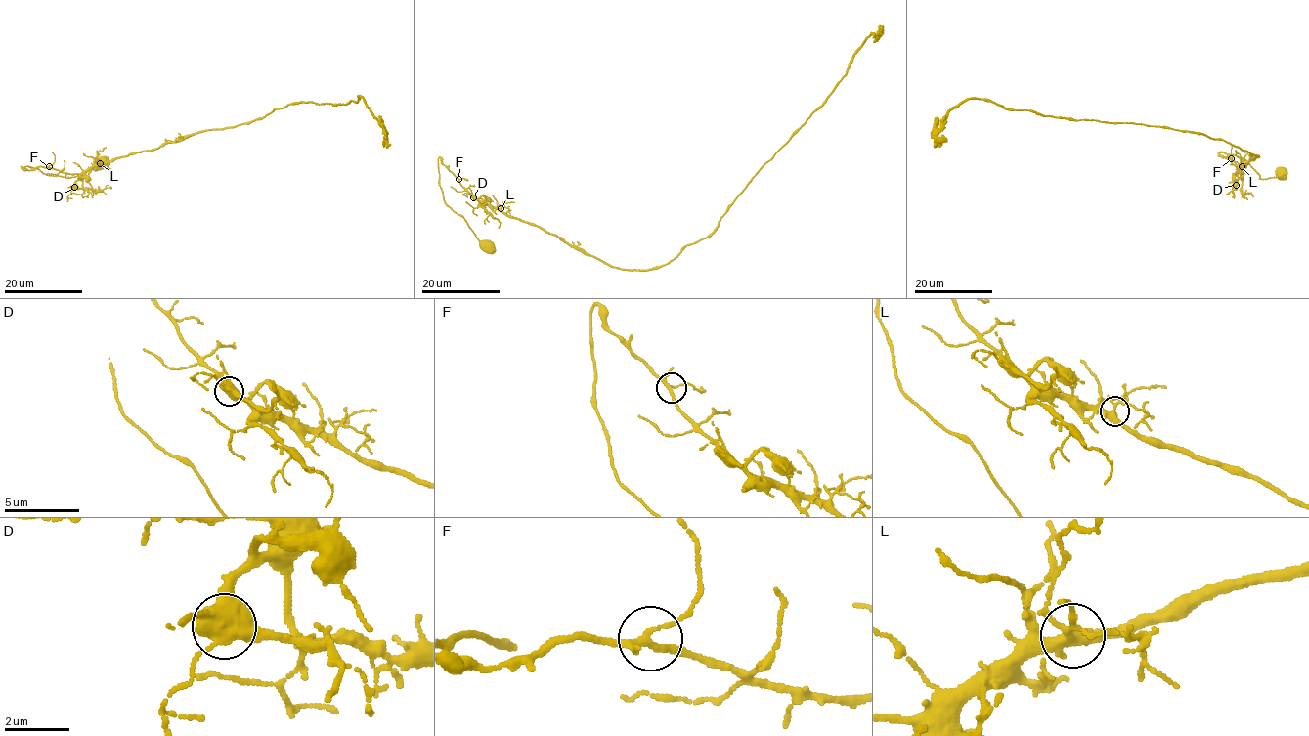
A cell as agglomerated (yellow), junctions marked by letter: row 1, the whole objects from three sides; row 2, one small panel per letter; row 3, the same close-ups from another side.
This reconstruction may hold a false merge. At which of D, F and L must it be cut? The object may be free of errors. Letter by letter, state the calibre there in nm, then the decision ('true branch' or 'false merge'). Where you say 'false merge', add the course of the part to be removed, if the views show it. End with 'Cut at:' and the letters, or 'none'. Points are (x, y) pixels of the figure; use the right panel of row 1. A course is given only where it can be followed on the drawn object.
D: 600 nm | true branch
F: 200 nm | true branch
L: 340 nm | true branch
Cut at: none

